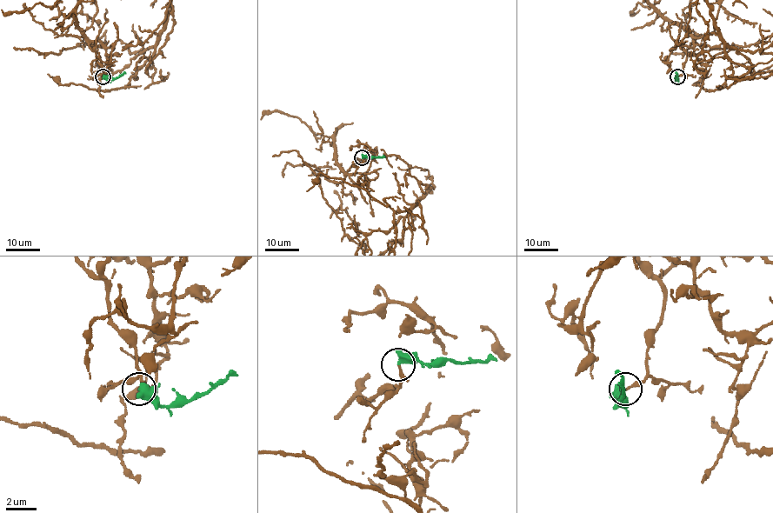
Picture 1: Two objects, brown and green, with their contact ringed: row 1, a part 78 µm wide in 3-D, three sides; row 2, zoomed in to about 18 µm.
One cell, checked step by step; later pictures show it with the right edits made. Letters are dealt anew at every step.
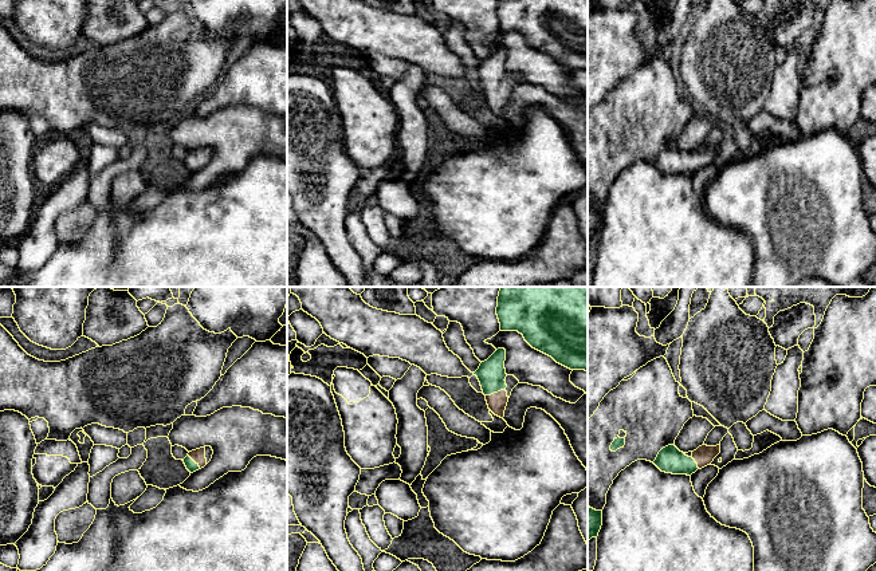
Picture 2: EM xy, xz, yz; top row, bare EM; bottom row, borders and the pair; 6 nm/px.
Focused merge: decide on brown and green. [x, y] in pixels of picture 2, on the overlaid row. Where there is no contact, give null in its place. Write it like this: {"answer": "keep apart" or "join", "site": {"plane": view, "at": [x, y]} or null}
{"answer": "join", "site": {"plane": "xz", "at": [495, 393]}}

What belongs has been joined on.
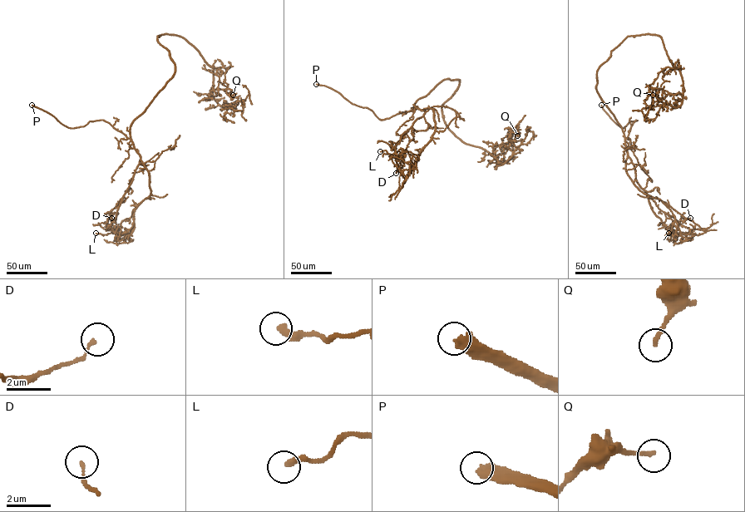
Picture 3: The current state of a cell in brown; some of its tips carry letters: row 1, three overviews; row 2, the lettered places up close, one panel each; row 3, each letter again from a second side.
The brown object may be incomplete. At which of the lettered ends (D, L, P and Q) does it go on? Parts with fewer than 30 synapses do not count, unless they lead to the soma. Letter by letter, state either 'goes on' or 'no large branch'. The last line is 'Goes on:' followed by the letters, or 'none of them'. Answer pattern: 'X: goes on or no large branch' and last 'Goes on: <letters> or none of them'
D: no large branch
L: no large branch
P: goes on
Q: no large branch
Goes on: P

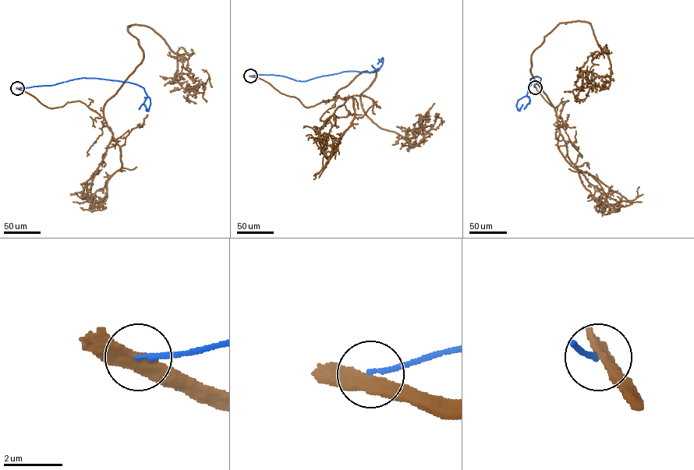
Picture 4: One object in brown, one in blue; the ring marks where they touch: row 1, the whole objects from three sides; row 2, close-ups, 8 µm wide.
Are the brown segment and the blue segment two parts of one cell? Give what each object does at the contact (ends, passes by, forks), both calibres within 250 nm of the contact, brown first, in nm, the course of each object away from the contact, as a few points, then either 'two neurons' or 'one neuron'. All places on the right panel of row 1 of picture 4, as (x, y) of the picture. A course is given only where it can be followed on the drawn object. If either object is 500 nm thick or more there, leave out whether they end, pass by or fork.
brown passes by | blue ends | 440/160 nm | brown via (535, 87), (554, 107), (568, 100), (558, 117), (530, 68), (560, 23), (590, 24), (610, 85), (576, 68) | blue via (535, 87), (540, 80), (536, 75), (530, 79), (527, 94), (518, 100), (517, 108), (520, 110), (522, 104) | two neurons

